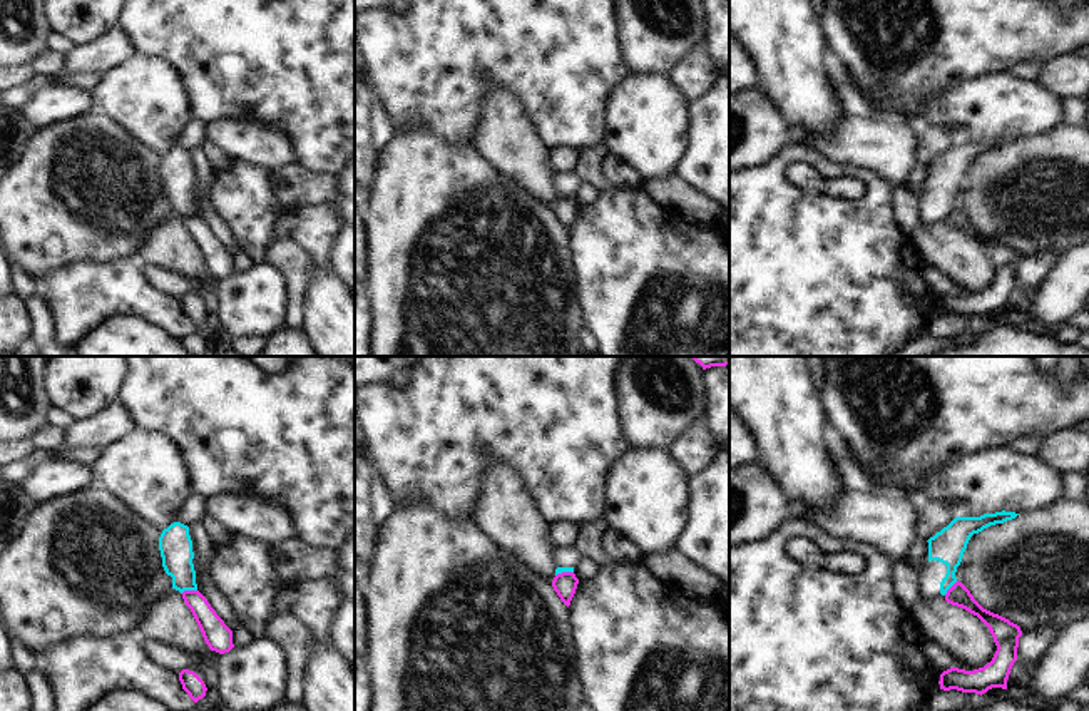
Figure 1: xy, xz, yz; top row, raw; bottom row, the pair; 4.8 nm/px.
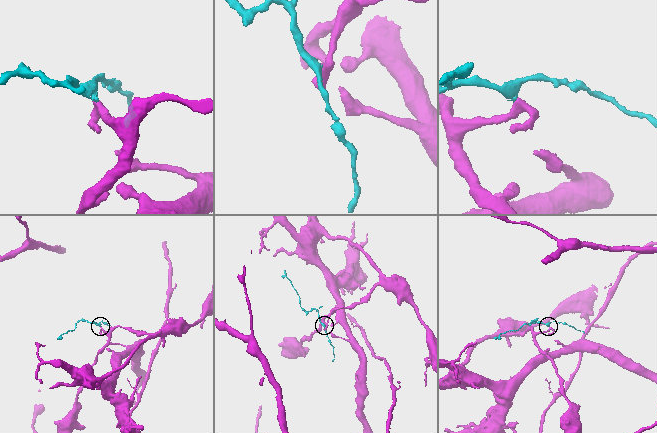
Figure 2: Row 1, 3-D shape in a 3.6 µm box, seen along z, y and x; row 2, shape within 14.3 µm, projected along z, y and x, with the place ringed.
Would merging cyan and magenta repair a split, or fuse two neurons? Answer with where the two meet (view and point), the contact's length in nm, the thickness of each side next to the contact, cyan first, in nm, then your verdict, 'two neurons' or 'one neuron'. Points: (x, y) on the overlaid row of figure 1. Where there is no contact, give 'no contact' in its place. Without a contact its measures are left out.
xy (188, 589) | 80 nm | 160/120 nm | two neurons

